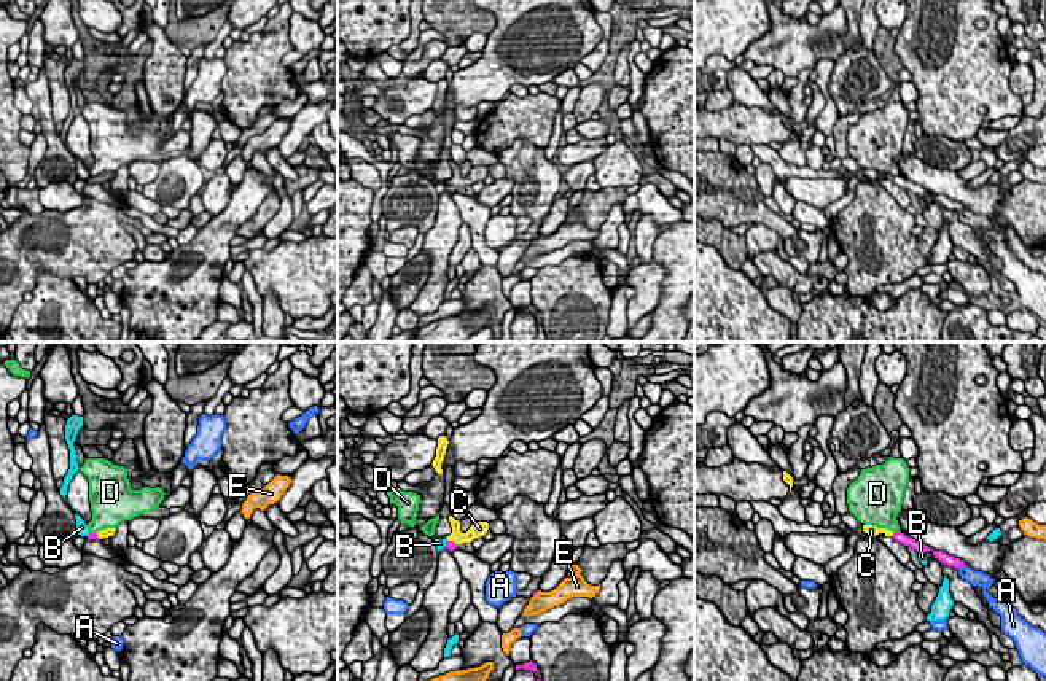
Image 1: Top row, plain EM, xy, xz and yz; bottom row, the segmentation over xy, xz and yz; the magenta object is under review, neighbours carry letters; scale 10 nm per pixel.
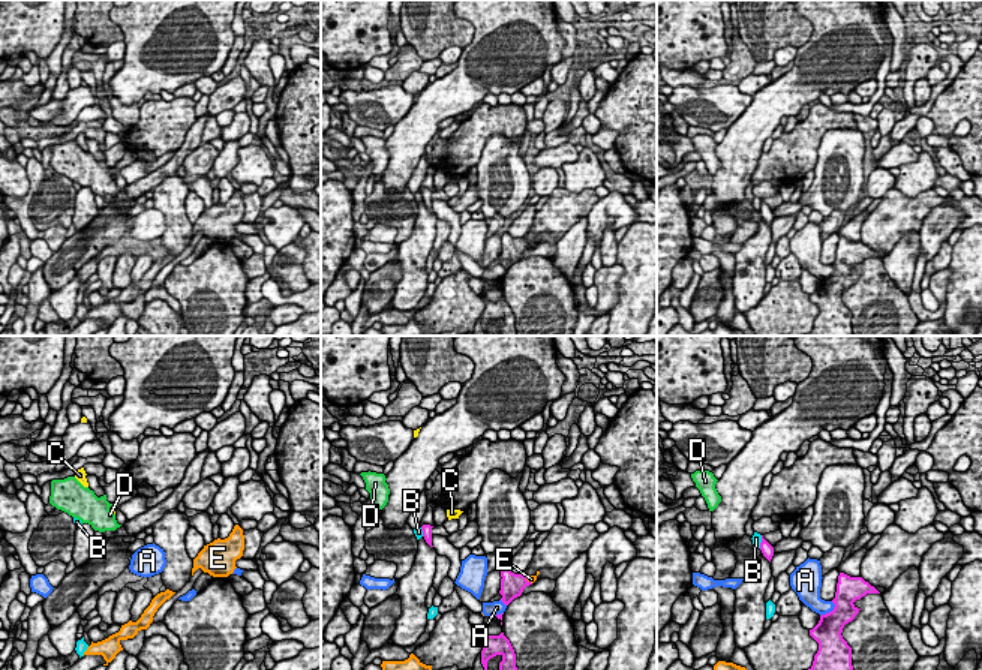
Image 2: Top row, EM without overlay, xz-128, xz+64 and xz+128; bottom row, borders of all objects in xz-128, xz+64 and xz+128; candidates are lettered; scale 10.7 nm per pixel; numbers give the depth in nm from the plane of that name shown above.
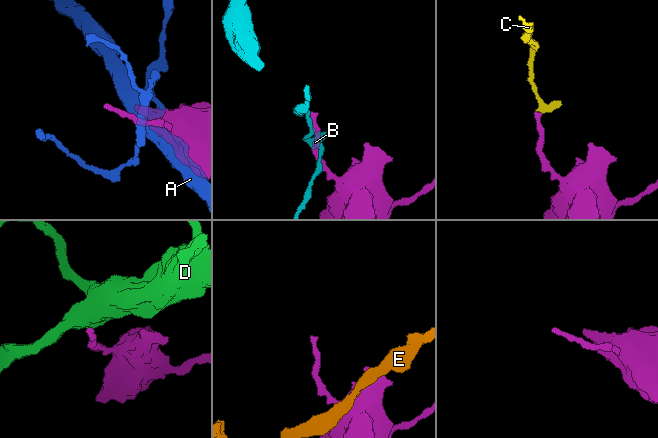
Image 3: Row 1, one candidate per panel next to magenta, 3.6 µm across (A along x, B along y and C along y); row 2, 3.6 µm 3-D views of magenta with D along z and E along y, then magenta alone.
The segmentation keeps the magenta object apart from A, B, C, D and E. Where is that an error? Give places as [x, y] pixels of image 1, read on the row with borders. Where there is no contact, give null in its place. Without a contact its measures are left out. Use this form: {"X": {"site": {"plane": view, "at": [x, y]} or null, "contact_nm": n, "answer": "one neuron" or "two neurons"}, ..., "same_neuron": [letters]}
{"A": {"site": {"plane": "yz", "at": [960, 565]}, "contact_nm": 100, "answer": "two neurons"}, "B": {"site": {"plane": "xz", "at": [446, 543]}, "contact_nm": 90, "answer": "two neurons"}, "C": {"site": {"plane": "xz", "at": [451, 541]}, "contact_nm": 120, "answer": "one neuron"}, "D": {"site": {"plane": "yz", "at": [897, 532]}, "contact_nm": 70, "answer": "two neurons"}, "E": {"site": {"plane": "xz", "at": [537, 592]}, "contact_nm": 110, "answer": "two neurons"}, "same_neuron": ["C"]}

